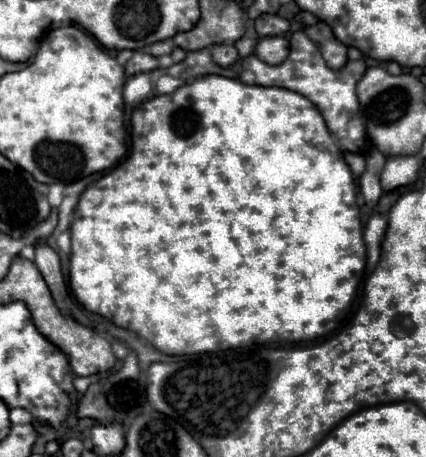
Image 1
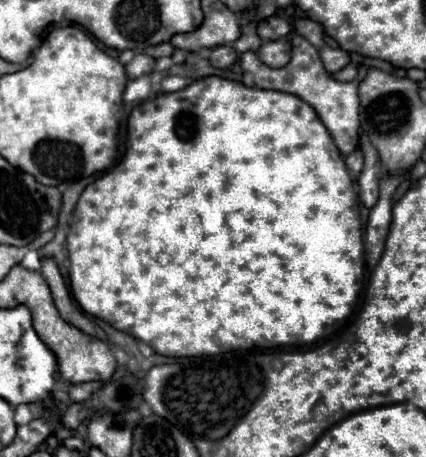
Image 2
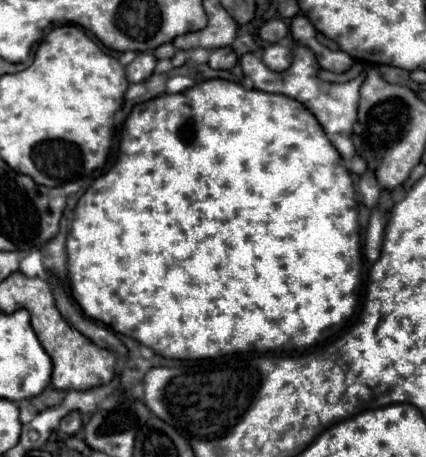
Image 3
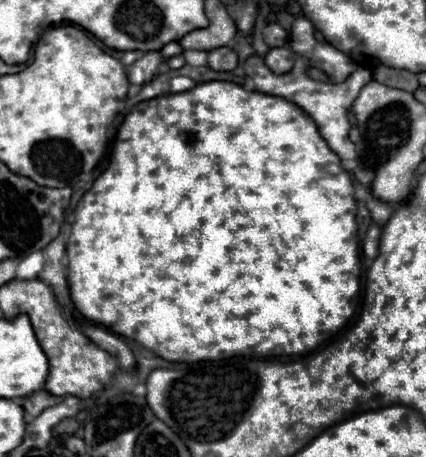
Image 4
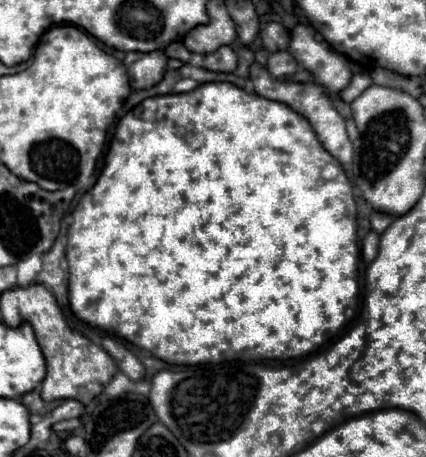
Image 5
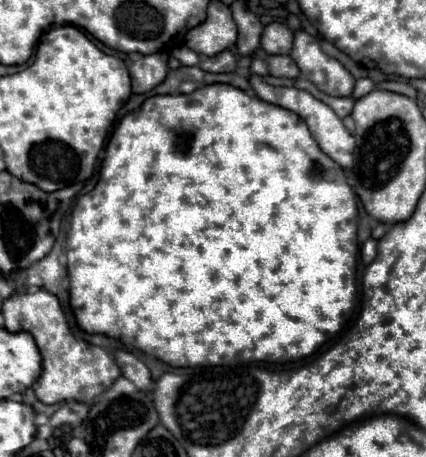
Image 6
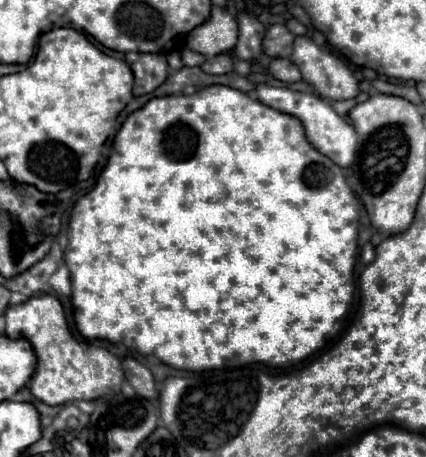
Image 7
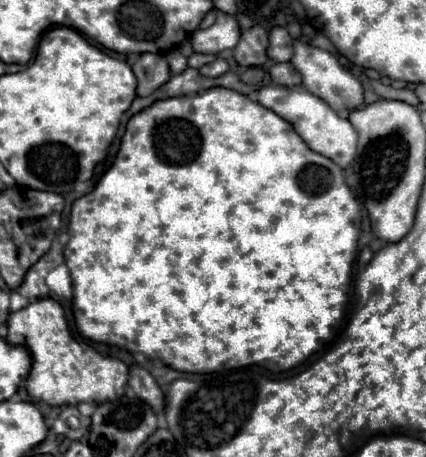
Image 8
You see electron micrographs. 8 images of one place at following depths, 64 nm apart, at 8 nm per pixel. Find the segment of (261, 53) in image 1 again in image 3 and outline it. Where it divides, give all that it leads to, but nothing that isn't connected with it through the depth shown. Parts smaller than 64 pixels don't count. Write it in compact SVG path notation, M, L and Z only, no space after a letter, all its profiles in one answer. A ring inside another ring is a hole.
M268 44L264 48L262 60L274 72L284 72L292 64L292 50L284 44Z

